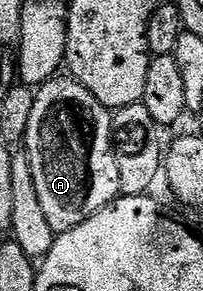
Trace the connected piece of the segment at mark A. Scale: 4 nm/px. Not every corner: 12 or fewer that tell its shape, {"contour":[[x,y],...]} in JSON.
{"contour":[[77,80],[35,93],[23,147],[53,233],[121,195],[113,113]]}

